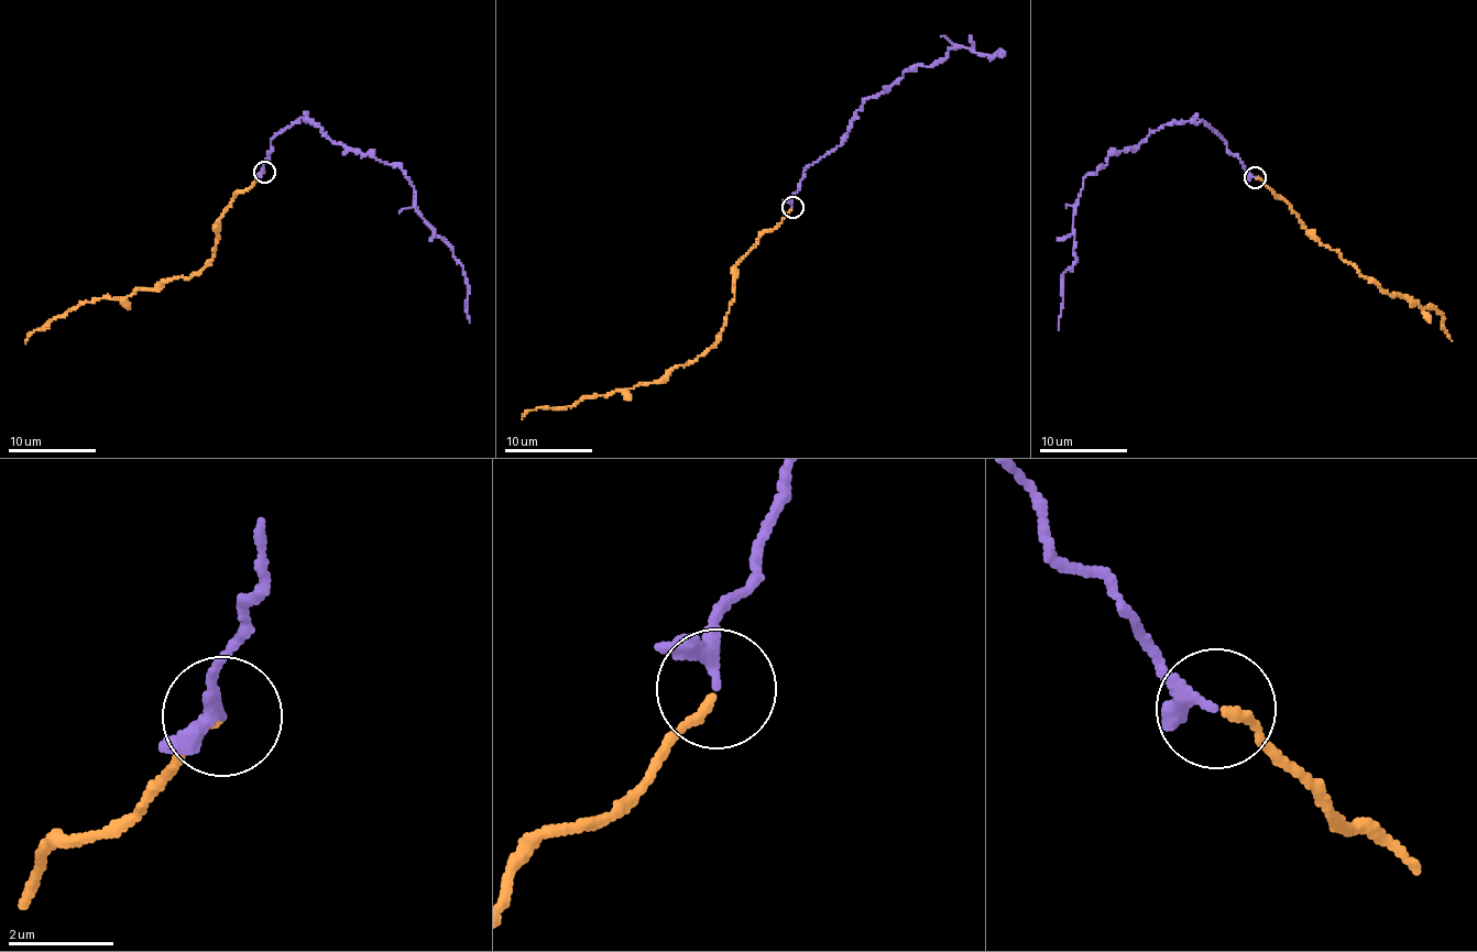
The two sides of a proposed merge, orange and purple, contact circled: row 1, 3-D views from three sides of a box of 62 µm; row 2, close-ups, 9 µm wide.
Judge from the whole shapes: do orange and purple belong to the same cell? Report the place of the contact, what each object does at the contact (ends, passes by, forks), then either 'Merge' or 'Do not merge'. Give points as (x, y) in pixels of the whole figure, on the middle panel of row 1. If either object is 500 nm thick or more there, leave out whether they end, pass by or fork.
Place: (792, 207). At the ring orange ends. At the ring purple passes by. Merge

